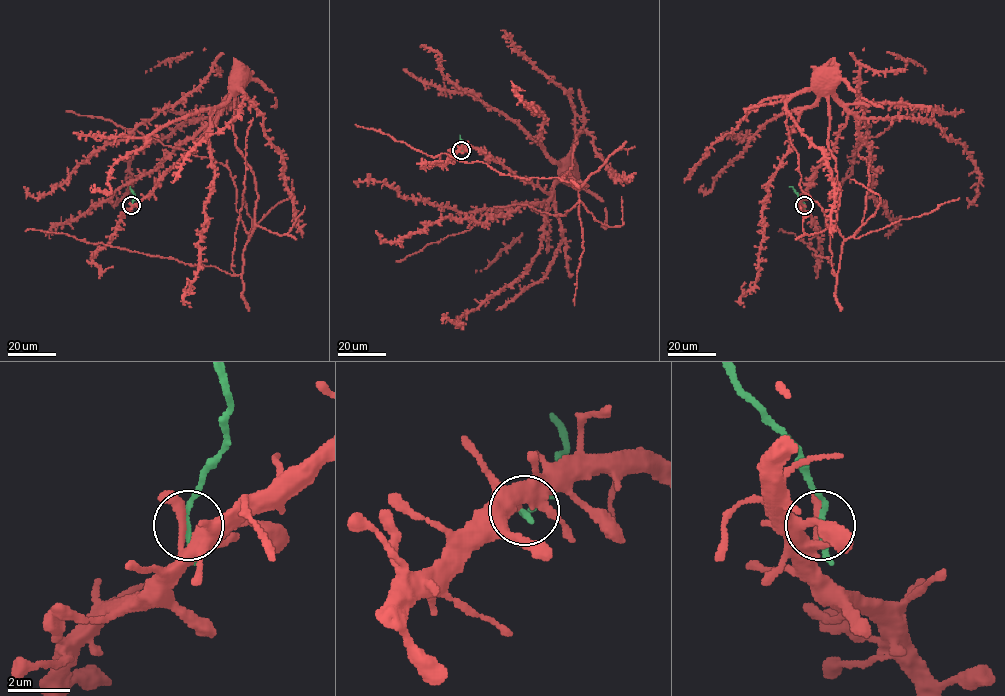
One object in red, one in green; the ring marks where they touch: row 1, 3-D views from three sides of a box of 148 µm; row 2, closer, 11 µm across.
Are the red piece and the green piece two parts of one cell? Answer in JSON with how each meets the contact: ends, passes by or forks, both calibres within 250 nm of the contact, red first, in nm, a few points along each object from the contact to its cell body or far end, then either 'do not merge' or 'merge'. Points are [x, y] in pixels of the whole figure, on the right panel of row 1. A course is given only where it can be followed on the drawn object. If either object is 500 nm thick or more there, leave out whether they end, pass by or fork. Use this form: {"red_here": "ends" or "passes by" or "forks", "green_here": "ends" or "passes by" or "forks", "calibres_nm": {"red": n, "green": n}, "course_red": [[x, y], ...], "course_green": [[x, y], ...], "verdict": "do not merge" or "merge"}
{"red_here": "passes by", "green_here": "passes by", "calibres_nm": {"red": 200, "green": 170}, "course_red": [[804, 205], [802, 195], [809, 180], [834, 149], [839, 131], [847, 123], [847, 111], [816, 83], [816, 73]], "course_green": [[804, 205], [789, 187]], "verdict": "do not merge"}

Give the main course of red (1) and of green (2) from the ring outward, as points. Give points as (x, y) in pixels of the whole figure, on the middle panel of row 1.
1: (461, 150), (478, 148), (544, 193), (553, 190), (573, 165), (570, 162)
2: (461, 150), (464, 143), (460, 135)

